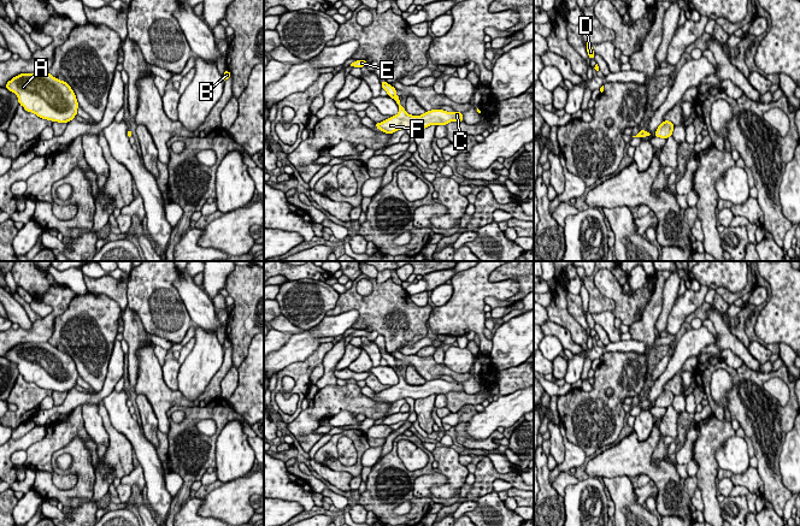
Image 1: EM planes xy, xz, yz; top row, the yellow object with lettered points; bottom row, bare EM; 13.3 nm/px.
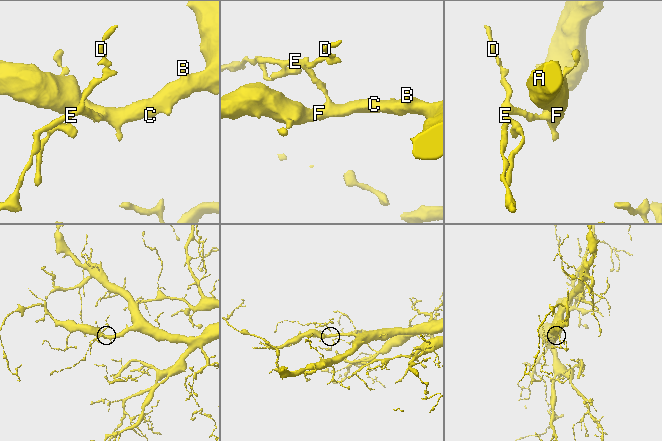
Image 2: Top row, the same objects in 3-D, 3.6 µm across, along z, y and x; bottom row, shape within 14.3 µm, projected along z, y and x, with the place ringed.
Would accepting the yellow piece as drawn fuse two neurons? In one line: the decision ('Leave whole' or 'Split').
Leave whole

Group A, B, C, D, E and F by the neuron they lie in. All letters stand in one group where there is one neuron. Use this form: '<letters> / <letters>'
A B C D E F

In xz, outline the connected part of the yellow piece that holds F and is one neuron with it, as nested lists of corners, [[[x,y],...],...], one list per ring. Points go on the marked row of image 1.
[[[381,81],[382,89],[388,93],[388,96],[395,100],[399,106],[399,113],[396,116],[389,117],[388,119],[375,123],[375,126],[383,131],[384,134],[393,134],[401,129],[425,129],[430,125],[446,125],[451,122],[464,122],[461,112],[447,112],[443,110],[431,110],[427,111],[420,116],[408,114],[400,104],[400,97],[396,95],[396,89],[388,84],[386,81]]]

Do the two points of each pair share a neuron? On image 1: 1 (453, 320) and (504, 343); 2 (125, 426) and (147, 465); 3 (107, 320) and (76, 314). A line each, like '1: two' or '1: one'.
1: two
2: one
3: one

